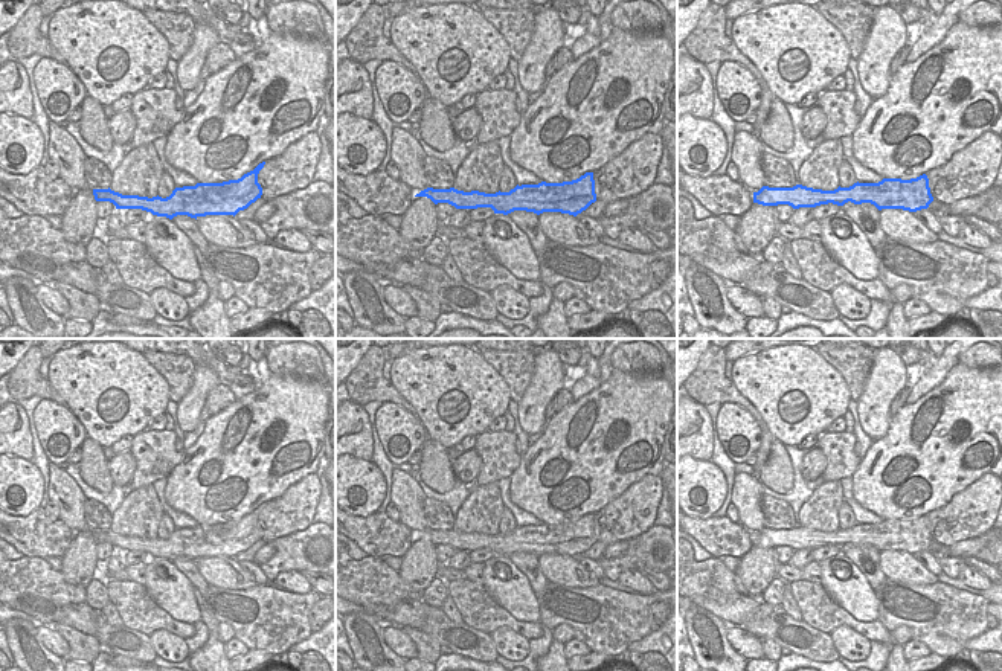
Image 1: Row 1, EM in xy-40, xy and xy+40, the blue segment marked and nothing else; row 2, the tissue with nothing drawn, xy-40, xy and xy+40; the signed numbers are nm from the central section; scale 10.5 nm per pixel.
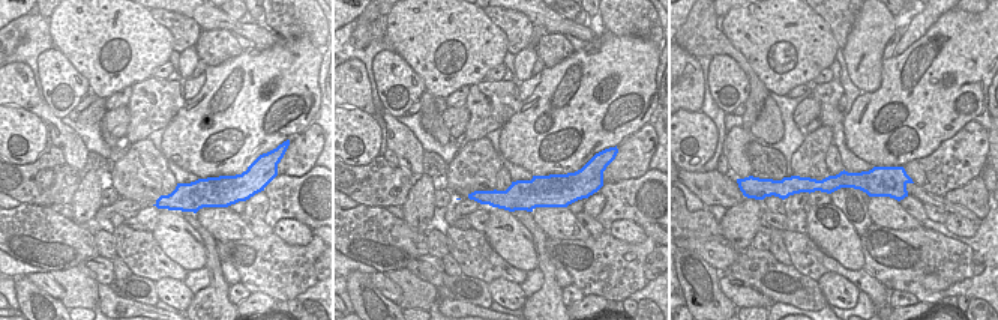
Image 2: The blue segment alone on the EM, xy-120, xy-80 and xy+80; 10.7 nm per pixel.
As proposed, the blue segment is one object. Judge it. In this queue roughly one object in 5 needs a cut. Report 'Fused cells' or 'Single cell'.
Single cell.

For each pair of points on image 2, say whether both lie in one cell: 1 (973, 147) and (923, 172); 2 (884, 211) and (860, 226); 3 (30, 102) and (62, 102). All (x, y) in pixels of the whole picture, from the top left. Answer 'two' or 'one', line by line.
1: one
2: two
3: two

